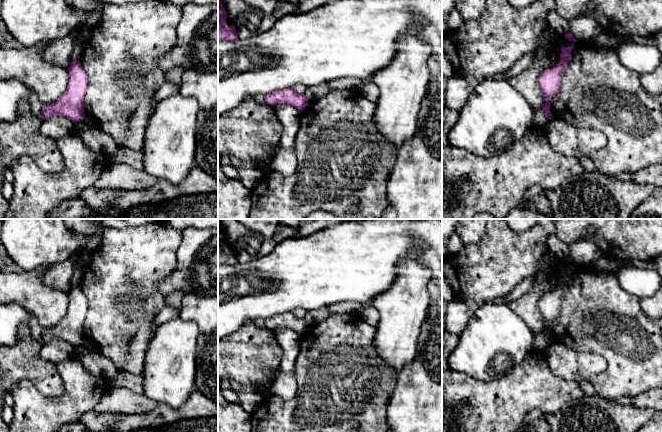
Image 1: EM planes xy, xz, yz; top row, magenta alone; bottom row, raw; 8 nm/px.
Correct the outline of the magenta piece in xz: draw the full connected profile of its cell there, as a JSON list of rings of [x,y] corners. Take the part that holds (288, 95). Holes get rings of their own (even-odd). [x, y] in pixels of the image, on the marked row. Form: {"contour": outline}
{"contour": [[[292,88],[275,90],[264,96],[265,103],[271,106],[277,103],[290,104],[299,111],[303,111],[308,105],[308,100],[304,94],[297,94]]]}

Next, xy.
{"contour": [[[80,61],[70,62],[68,85],[58,101],[43,105],[41,116],[44,120],[54,115],[64,116],[74,123],[84,119],[84,95],[88,88],[88,76]]]}

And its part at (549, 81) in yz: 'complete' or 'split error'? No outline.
complete

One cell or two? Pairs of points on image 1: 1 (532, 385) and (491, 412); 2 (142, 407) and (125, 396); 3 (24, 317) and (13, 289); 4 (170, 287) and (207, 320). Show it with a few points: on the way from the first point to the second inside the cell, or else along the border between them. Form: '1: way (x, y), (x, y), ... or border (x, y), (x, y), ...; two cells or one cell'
1: way (522, 390), (512, 399), (501, 405); one cell
2: way (138, 403), (132, 403), (129, 400); one cell
3: border (10, 302), (20, 304), (32, 314); two cells
4: border (185, 294), (207, 296); two cells

